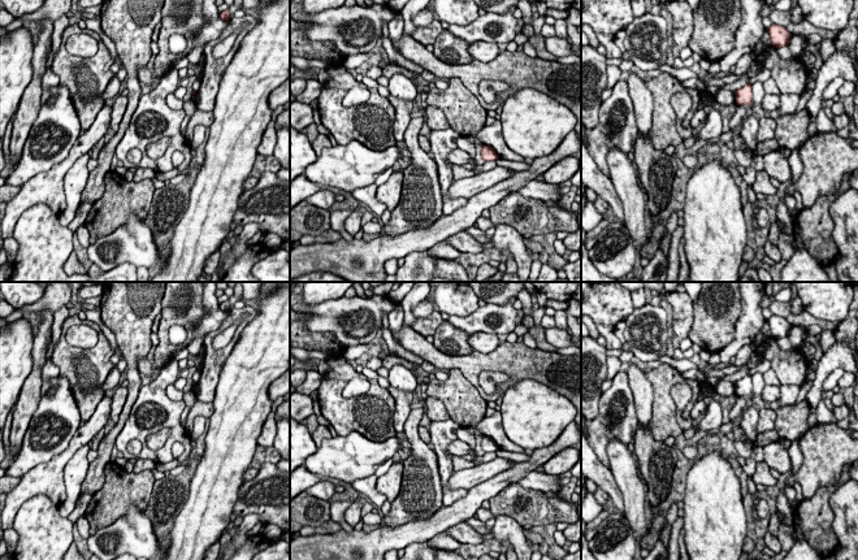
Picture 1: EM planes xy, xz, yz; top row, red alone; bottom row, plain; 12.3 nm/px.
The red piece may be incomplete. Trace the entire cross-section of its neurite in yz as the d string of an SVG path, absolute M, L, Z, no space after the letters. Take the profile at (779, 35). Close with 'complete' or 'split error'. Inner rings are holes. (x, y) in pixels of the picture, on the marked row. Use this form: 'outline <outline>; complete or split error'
outline M772 23L766 30L770 32L770 40L774 47L781 48L788 45L792 34L786 30L786 27Z; complete

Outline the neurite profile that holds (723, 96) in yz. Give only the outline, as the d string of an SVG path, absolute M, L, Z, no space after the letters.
M719 88L715 95L716 103L720 105L732 105L736 103L736 95L729 90Z

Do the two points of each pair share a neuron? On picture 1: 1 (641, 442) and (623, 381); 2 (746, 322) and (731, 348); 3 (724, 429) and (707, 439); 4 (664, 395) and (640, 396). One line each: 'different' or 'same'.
1: different
2: same
3: same
4: different

